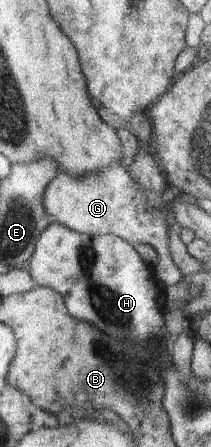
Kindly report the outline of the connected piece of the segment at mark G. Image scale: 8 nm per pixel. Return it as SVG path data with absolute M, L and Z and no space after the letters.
M112 162L98 174L84 176L58 176L46 186L44 210L53 220L83 235L100 236L113 234L132 246L150 244L158 253L159 264L155 278L163 289L183 280L183 274L176 266L174 256L170 256L168 231L172 222L165 203L160 208L148 208L144 188L133 179L128 170L128 162Z

